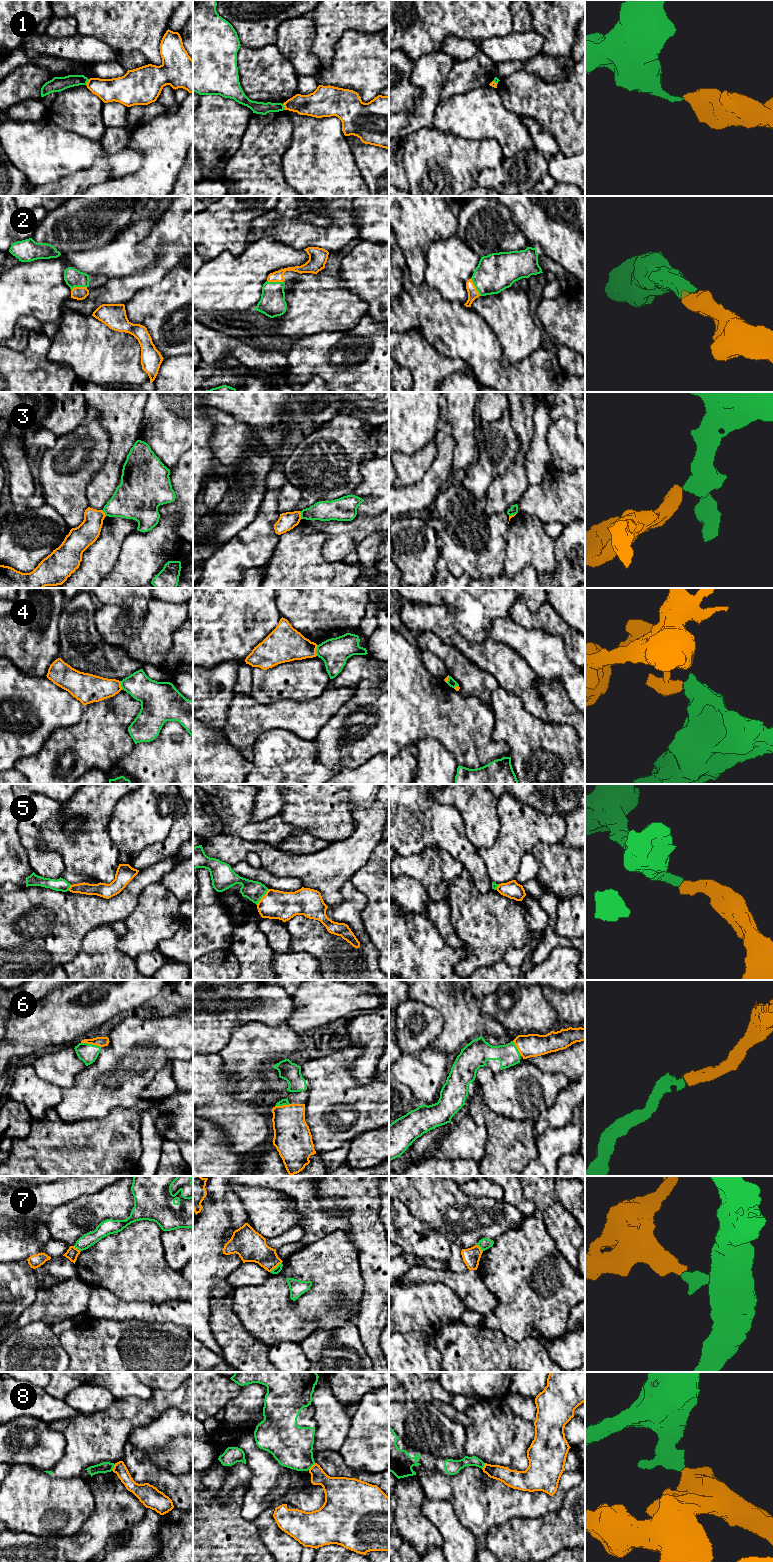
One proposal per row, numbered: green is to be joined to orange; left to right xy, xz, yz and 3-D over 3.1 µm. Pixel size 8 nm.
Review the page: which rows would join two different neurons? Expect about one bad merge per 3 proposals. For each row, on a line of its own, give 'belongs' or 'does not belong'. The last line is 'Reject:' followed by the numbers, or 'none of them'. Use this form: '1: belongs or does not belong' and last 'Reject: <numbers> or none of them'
1: does not belong
2: belongs
3: does not belong
4: does not belong
5: does not belong
6: belongs
7: does not belong
8: does not belong
Reject: 1, 3, 4, 5, 7, 8

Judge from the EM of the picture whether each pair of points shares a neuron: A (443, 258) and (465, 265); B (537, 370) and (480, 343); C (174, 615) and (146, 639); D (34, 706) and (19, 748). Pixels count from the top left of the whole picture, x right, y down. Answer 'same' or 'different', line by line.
A: same
B: same
C: same
D: same

